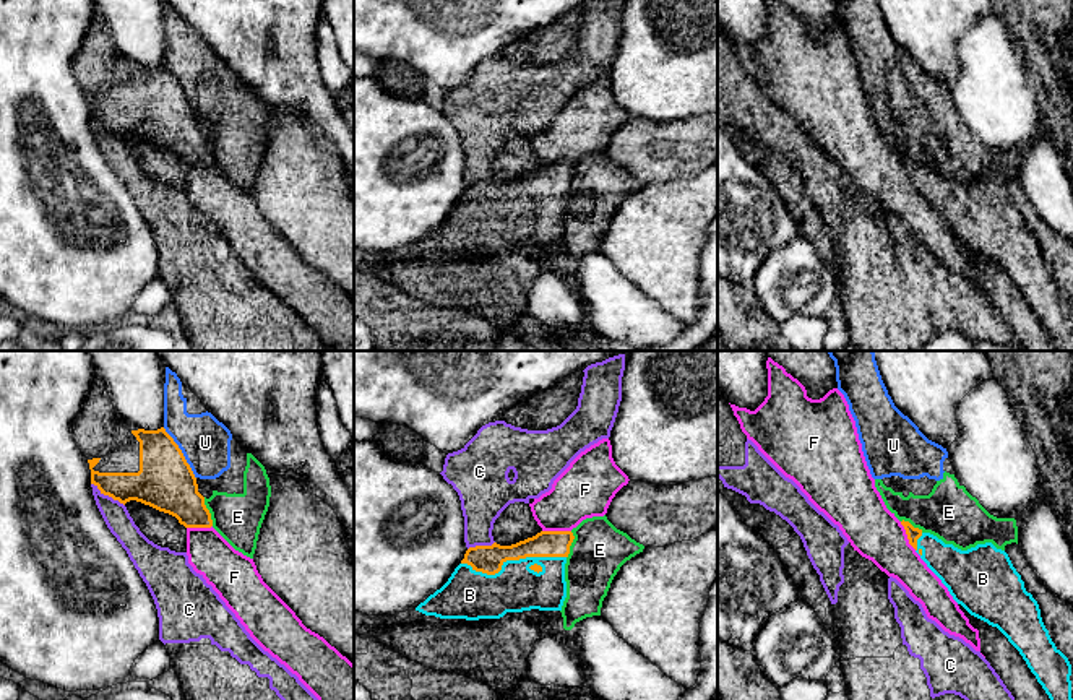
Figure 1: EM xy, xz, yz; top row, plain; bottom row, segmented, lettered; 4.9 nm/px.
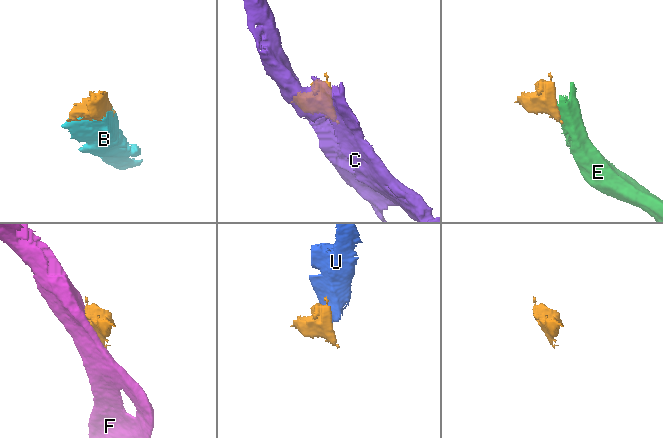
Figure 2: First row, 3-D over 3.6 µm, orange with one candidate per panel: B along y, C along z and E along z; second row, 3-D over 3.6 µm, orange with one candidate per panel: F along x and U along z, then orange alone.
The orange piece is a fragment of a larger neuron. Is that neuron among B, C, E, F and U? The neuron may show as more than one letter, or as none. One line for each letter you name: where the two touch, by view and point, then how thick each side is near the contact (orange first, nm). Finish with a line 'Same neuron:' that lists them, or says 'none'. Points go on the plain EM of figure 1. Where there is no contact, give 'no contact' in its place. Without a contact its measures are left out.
B: meets orange in xz at (512, 195); 140 nm thick on the orange side, 240 nm on the other
Same neuron: B

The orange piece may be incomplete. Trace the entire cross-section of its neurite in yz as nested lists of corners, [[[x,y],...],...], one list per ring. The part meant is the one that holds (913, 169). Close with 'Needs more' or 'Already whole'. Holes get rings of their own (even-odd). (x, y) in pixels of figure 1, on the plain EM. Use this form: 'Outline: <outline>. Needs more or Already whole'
Outline: [[[901,158],[909,180],[971,252],[997,263],[1019,287],[1058,351],[1073,351],[1071,300],[1045,265],[1008,190],[992,179],[961,187]]]. Needs more

